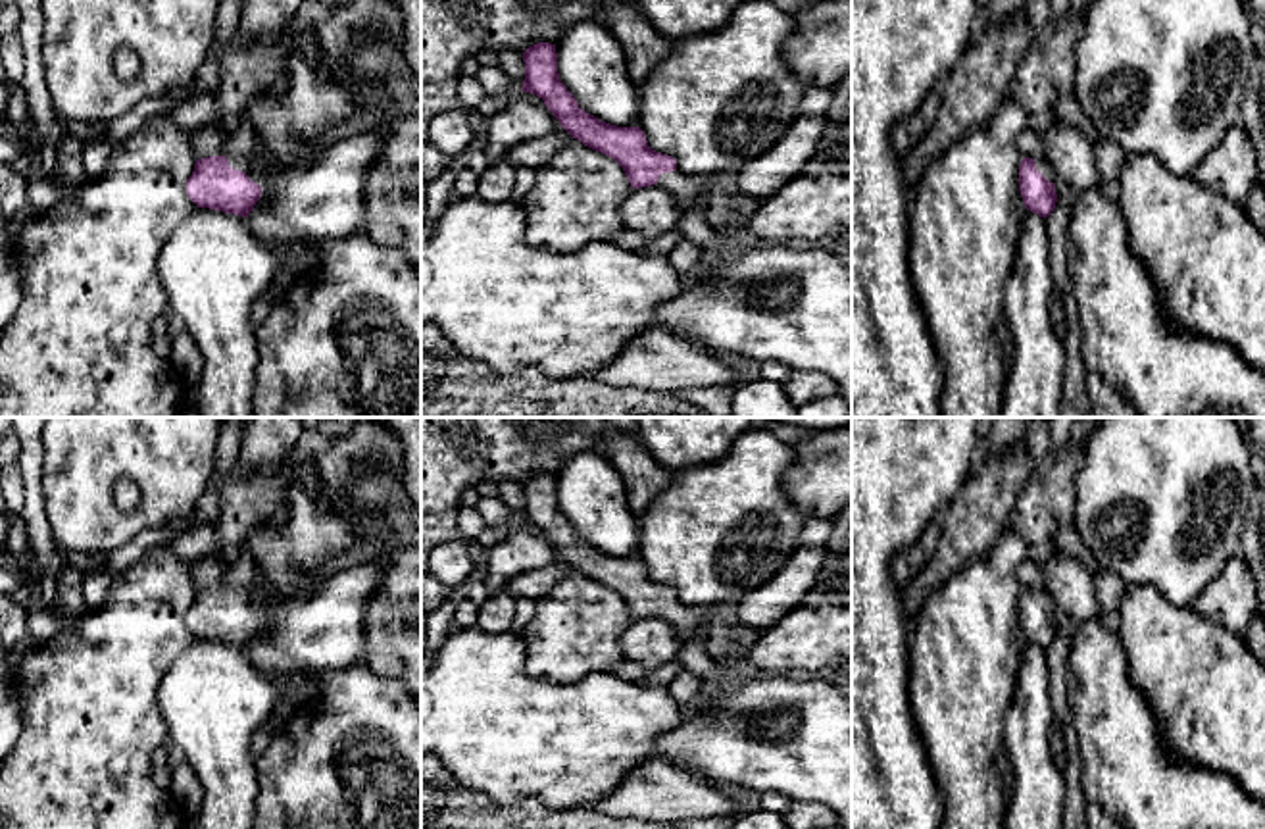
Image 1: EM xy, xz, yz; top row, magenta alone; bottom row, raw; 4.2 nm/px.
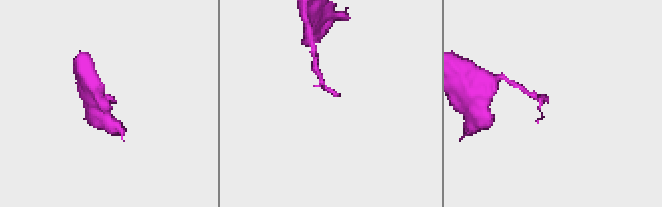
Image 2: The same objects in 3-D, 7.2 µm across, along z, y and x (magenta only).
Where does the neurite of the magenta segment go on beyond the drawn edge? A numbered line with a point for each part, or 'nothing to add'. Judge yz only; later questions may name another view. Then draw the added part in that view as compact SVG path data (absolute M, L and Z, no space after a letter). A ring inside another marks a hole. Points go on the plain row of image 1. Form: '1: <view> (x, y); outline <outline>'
1: yz (1042, 595); outline M1044 587L1036 589L1034 594L1036 594L1036 600L1038 600L1050 614L1055 615L1055 602L1054 602L1052 594L1050 594Z

